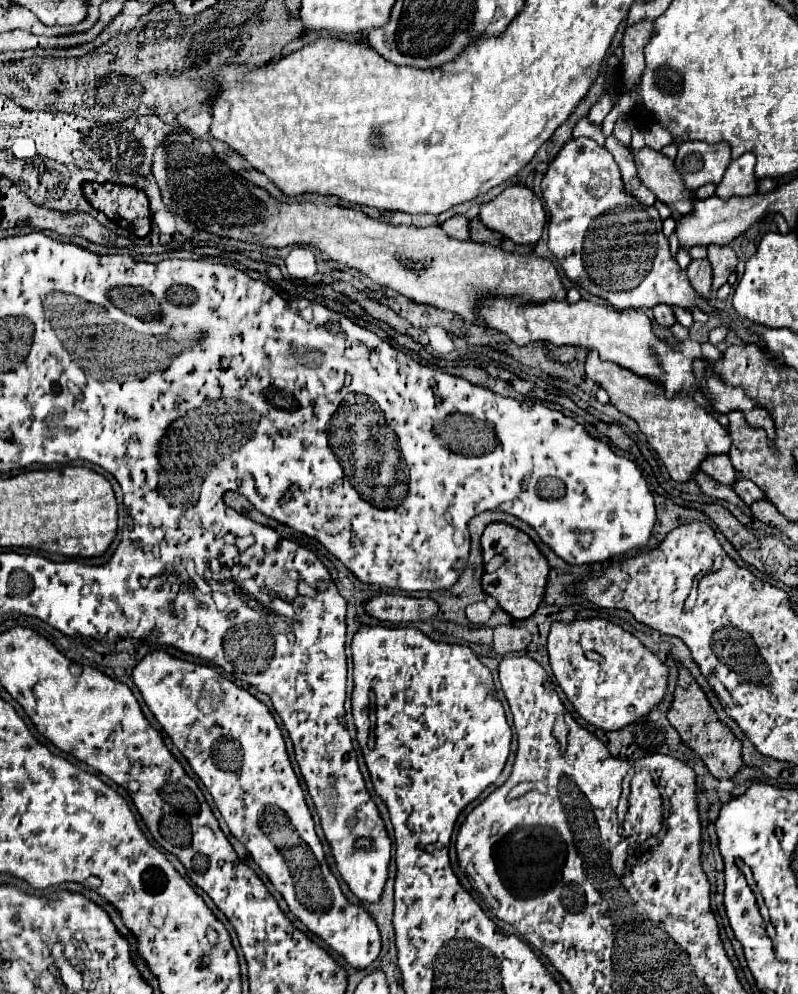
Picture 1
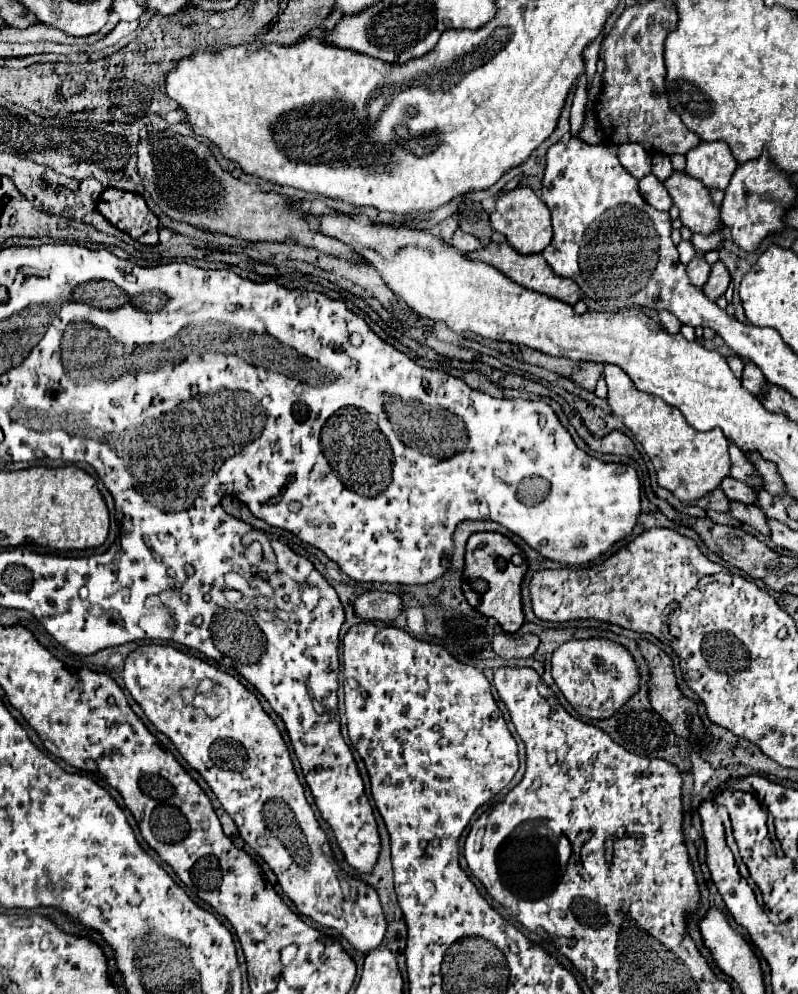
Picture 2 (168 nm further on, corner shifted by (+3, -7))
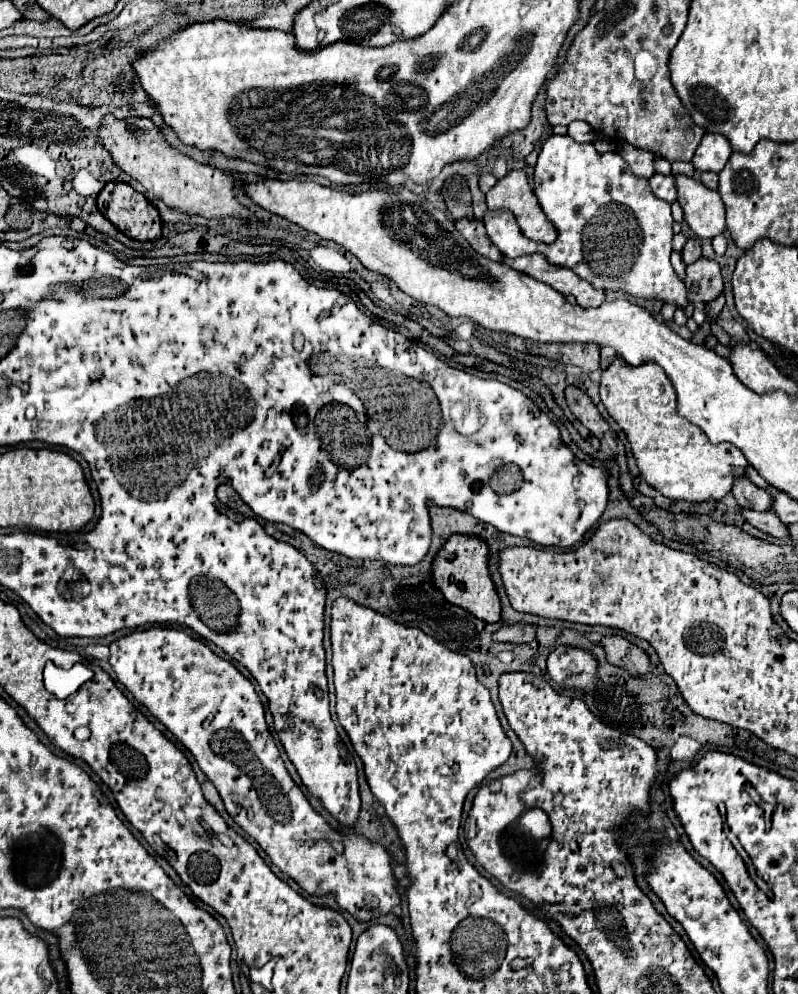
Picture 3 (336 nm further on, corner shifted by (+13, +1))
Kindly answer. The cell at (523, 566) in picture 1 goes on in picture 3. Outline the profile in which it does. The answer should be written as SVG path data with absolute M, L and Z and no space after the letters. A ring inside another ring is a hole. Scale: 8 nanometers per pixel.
M451 536L433 560L433 580L451 604L461 604L483 622L501 620L501 600L489 574L489 548L477 536Z

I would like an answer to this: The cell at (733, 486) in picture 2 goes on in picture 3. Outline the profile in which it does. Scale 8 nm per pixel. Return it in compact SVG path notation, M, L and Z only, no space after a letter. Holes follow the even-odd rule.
M745 476L741 480L737 480L737 484L733 484L733 492L731 492L737 500L737 504L741 508L751 508L751 510L769 510L773 498L769 496L767 490L757 488L755 484L751 484Z

